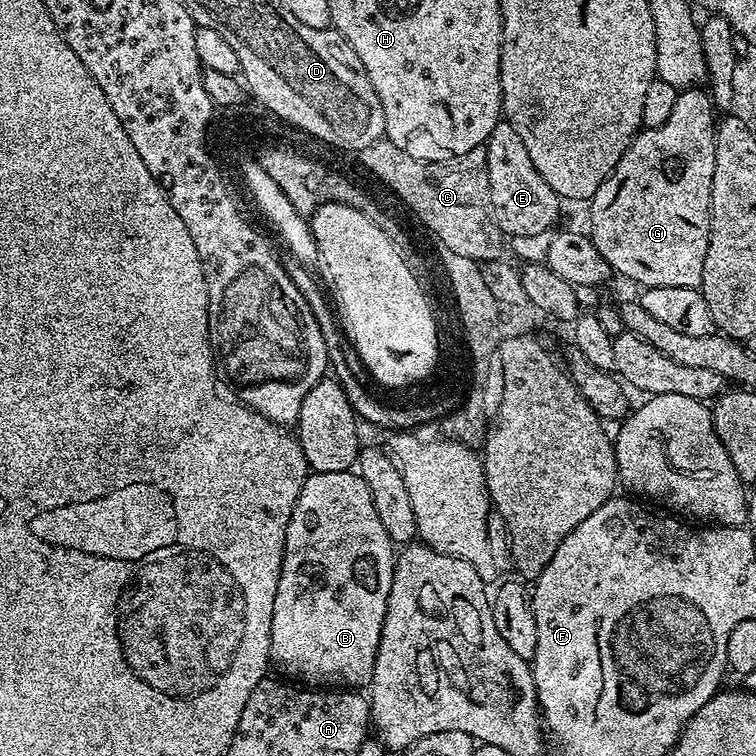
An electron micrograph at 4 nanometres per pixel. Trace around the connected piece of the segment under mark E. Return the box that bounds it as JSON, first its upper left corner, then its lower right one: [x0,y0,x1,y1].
[485,118,562,237]

